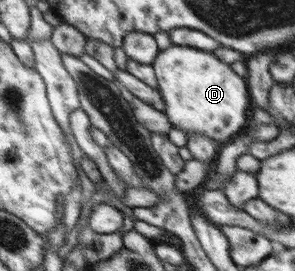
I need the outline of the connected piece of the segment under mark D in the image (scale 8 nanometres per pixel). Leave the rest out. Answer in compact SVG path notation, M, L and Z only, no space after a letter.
M180 45L160 50L151 65L158 80L157 90L165 103L163 112L173 127L222 143L243 132L251 98L245 78L232 71L230 65L212 53Z

